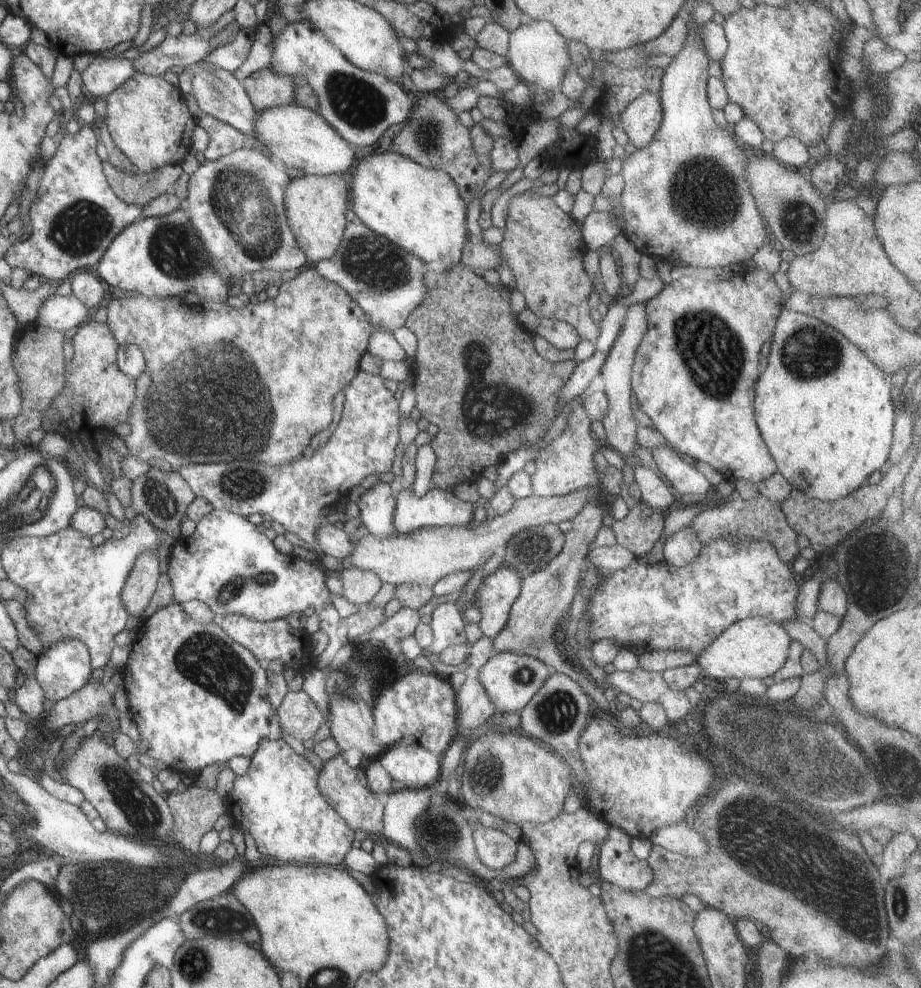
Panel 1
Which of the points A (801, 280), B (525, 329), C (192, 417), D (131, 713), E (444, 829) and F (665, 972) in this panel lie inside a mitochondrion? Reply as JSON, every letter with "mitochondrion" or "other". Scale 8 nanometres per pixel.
{"A":"other","B":"other","C":"mitochondrion","D":"other","E":"mitochondrion","F":"mitochondrion"}

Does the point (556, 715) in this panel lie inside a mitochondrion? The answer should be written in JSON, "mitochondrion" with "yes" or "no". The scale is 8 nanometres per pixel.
{"mitochondrion":"yes"}

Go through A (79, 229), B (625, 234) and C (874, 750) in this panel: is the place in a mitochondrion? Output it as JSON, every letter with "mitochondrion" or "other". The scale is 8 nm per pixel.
{"A":"mitochondrion","B":"other","C":"mitochondrion"}

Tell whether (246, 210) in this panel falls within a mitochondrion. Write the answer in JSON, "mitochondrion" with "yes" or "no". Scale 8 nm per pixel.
{"mitochondrion":"yes"}

